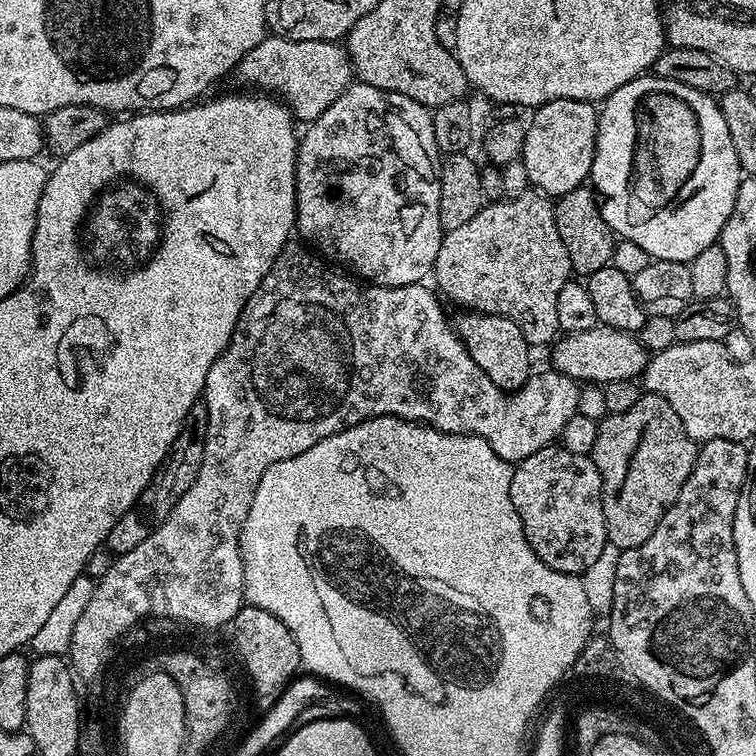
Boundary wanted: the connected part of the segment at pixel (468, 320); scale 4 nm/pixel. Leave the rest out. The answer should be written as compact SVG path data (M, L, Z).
M471 310L465 311L463 315L460 321L455 321L454 328L464 344L464 349L480 367L482 374L486 374L486 378L494 382L494 386L503 388L509 394L515 393L534 372L525 329L508 316L485 316L482 312Z

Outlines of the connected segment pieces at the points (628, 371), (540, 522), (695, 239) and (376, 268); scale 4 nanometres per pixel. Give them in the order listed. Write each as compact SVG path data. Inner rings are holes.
M603 326L561 335L555 341L552 350L551 367L555 371L562 373L564 376L569 376L574 381L587 382L592 386L603 386L615 380L636 380L643 373L644 367L646 367L650 359L650 353L641 346L639 339L633 333Z
M549 446L538 450L534 454L530 454L530 458L519 461L512 469L512 481L510 482L510 498L513 506L516 507L516 512L520 516L523 535L527 536L528 543L536 555L544 561L545 564L556 572L566 572L569 574L582 574L594 562L594 558L598 558L598 554L602 554L605 544L608 543L608 519L604 517L606 507L606 493L604 491L604 483L600 477L598 466L593 462L591 455L583 456L582 454L570 454L570 450L566 450L562 446Z
M641 74L635 80L618 86L618 90L614 90L603 101L602 107L604 109L602 107L599 109L596 121L596 153L592 159L590 184L602 201L600 213L619 239L638 242L638 246L642 246L642 250L646 250L646 254L650 254L653 260L669 260L670 262L687 264L688 261L698 258L698 253L706 250L706 246L719 241L726 222L732 217L742 173L738 162L738 154L734 154L734 142L730 138L726 118L722 118L719 103L715 99L711 100L708 96L711 95L707 91L682 86L682 82L674 82L664 76Z
M363 82L353 83L351 86L345 88L344 92L332 103L332 105L322 113L316 120L311 121L307 125L308 133L302 136L302 139L298 144L298 151L296 153L296 224L308 236L321 236L324 239L324 244L338 256L342 261L354 266L355 270L362 276L370 279L371 283L374 283L377 287L400 287L402 285L416 284L423 281L424 276L431 273L433 266L436 263L436 256L440 249L440 242L442 239L442 229L440 226L440 178L438 175L438 165L442 160L442 153L439 148L436 147L436 139L434 138L434 130L432 129L432 117L429 109L424 105L419 104L416 100L411 100L408 96L403 96L397 92L386 92L382 88L375 88L369 84Z

